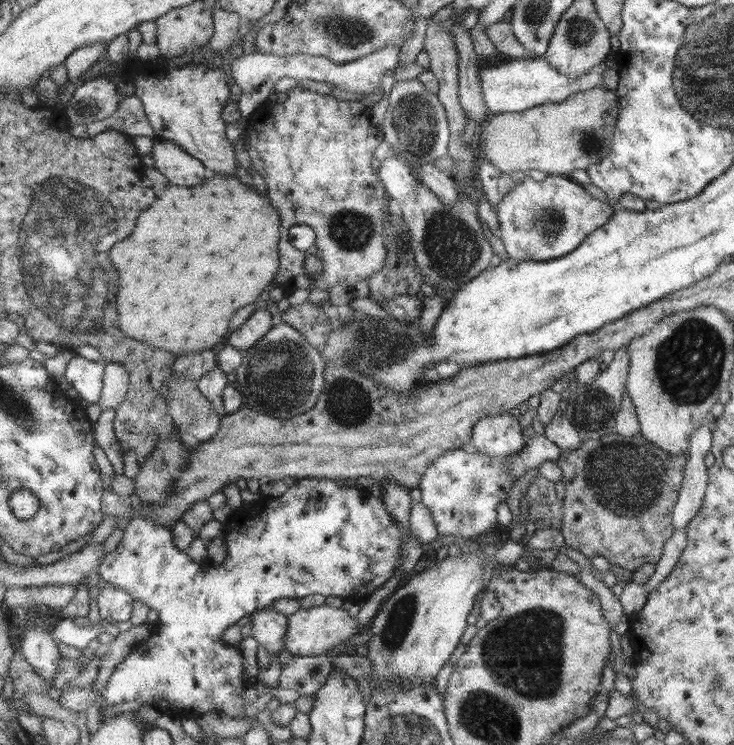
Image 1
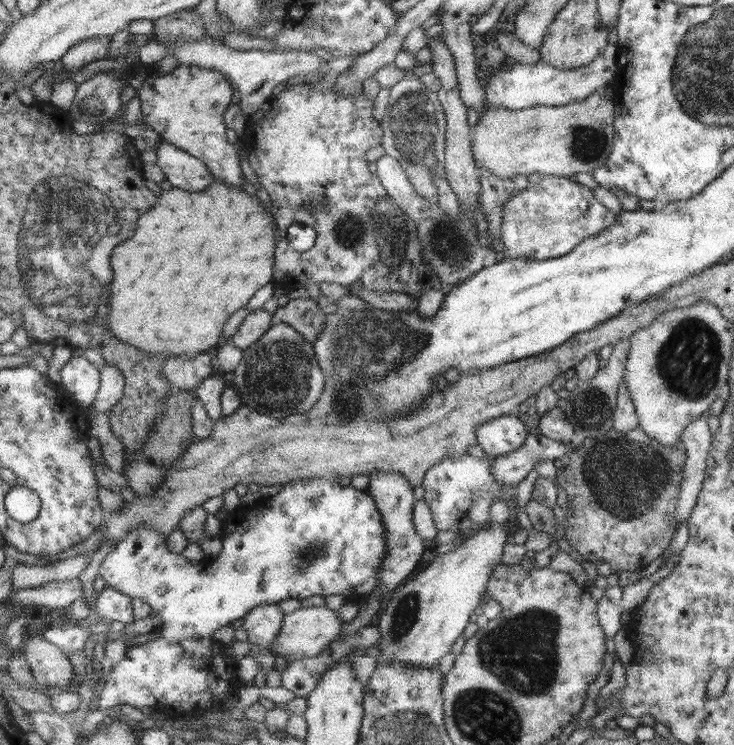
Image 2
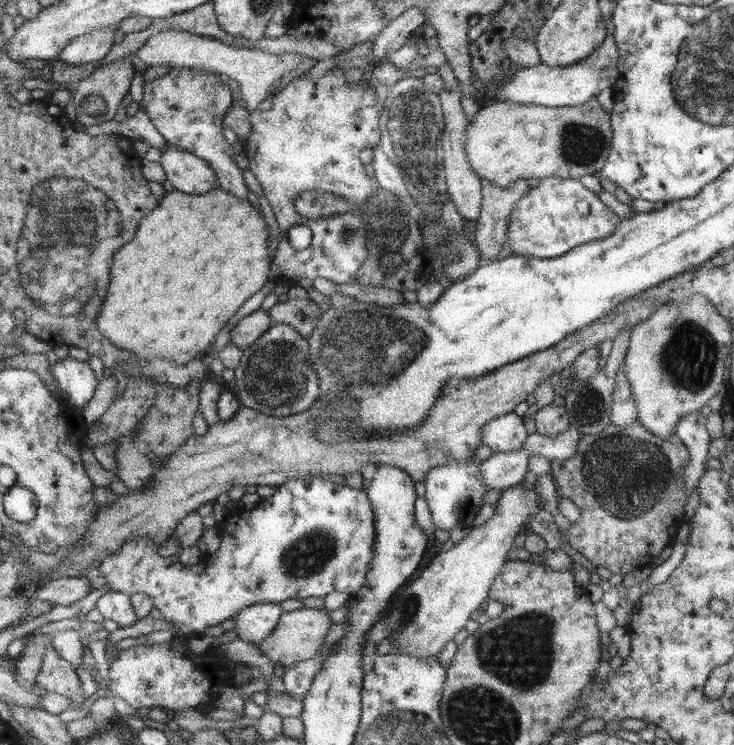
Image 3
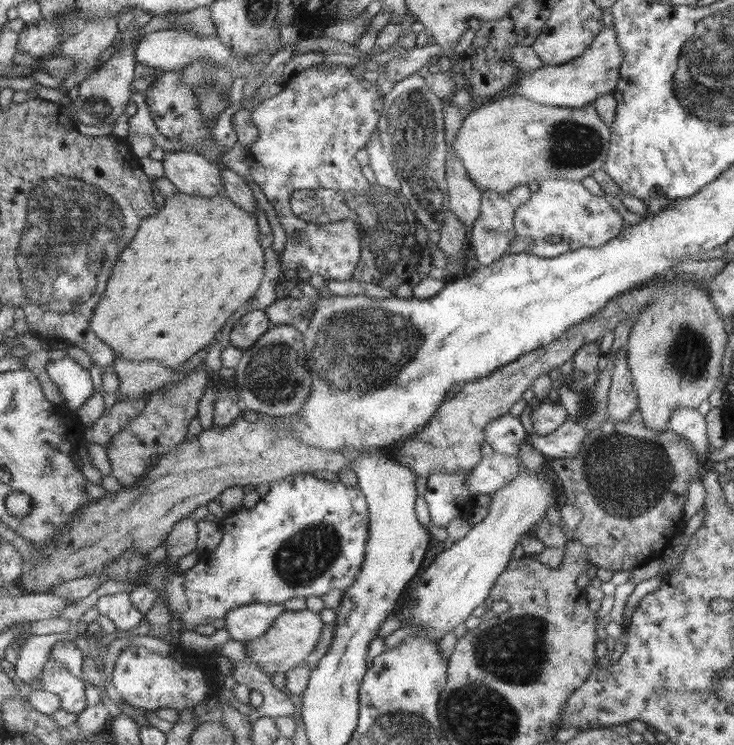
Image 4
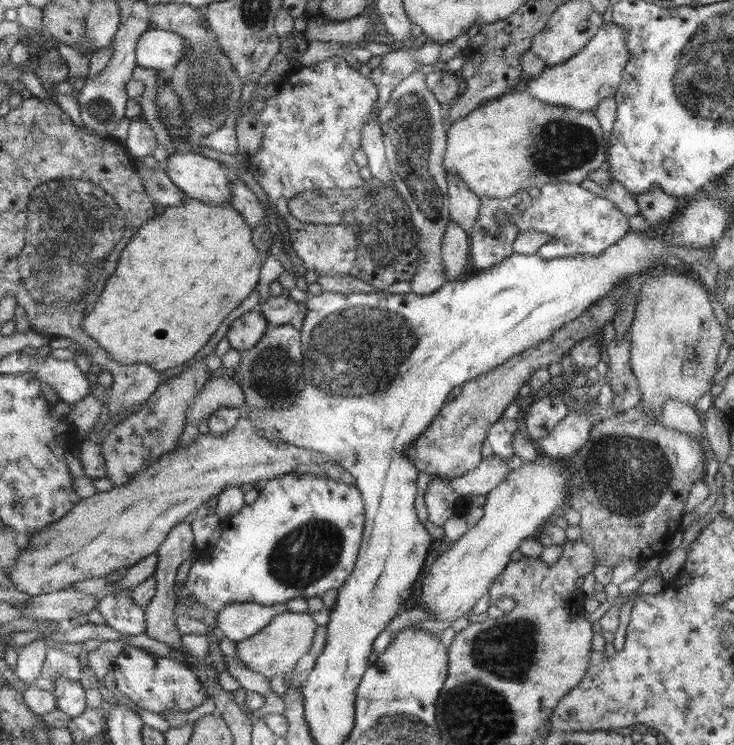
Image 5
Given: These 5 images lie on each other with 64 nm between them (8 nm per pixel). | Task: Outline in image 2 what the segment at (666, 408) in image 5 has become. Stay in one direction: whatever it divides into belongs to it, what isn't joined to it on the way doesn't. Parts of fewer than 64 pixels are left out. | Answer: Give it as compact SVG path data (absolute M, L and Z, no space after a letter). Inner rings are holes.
M704 417L694 418L683 427L680 441L683 443L686 459L682 468L682 479L678 490L674 517L678 524L687 520L695 506L697 494L707 466L705 460L710 449L712 434Z

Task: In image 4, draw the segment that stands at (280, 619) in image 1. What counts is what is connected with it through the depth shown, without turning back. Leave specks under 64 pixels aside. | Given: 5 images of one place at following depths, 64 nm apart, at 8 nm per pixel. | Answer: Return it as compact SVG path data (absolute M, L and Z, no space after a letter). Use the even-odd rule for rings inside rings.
M253 603L232 608L225 616L230 638L249 642L262 637L285 611L282 604Z

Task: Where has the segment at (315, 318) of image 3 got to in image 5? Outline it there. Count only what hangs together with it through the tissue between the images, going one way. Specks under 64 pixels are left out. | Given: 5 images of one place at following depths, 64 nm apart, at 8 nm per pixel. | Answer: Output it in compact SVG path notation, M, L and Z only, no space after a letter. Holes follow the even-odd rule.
M286 293L280 296L271 296L271 300L261 305L261 312L272 325L293 325L299 331L305 326L305 318L309 314L306 300L295 302Z

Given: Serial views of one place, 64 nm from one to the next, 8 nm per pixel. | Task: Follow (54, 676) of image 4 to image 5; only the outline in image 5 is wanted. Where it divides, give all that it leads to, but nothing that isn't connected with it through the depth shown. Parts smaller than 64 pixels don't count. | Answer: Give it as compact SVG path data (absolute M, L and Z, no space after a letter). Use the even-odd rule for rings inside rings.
M60 676L55 692L57 707L71 718L77 718L88 709L86 692L79 681L73 682L68 676Z

